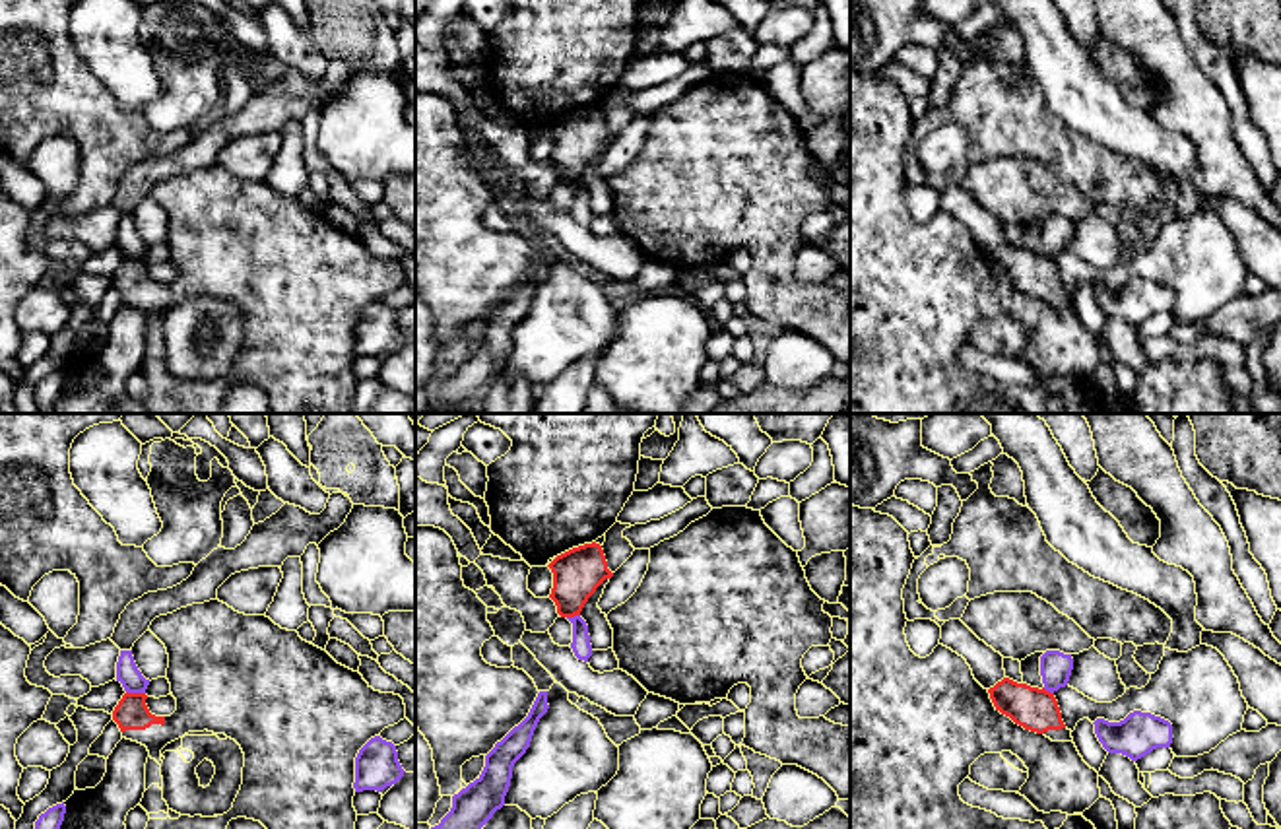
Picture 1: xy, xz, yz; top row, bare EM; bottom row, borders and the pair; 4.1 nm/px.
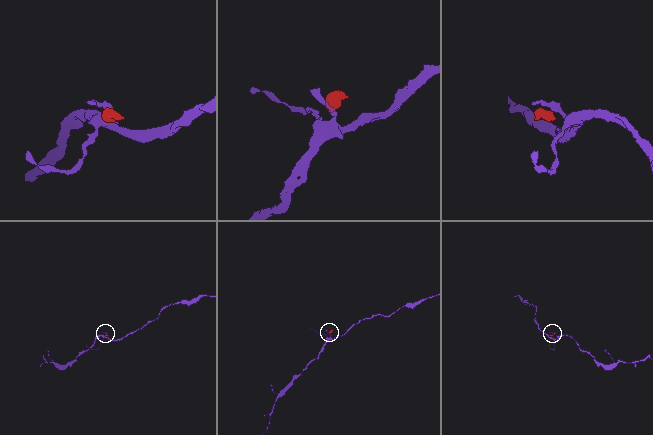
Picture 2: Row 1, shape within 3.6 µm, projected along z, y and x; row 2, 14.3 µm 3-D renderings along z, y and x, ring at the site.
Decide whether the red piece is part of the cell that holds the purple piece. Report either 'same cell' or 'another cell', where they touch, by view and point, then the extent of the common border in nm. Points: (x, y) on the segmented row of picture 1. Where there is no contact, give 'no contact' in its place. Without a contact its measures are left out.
another cell | xy (136, 692) | 80 nm

